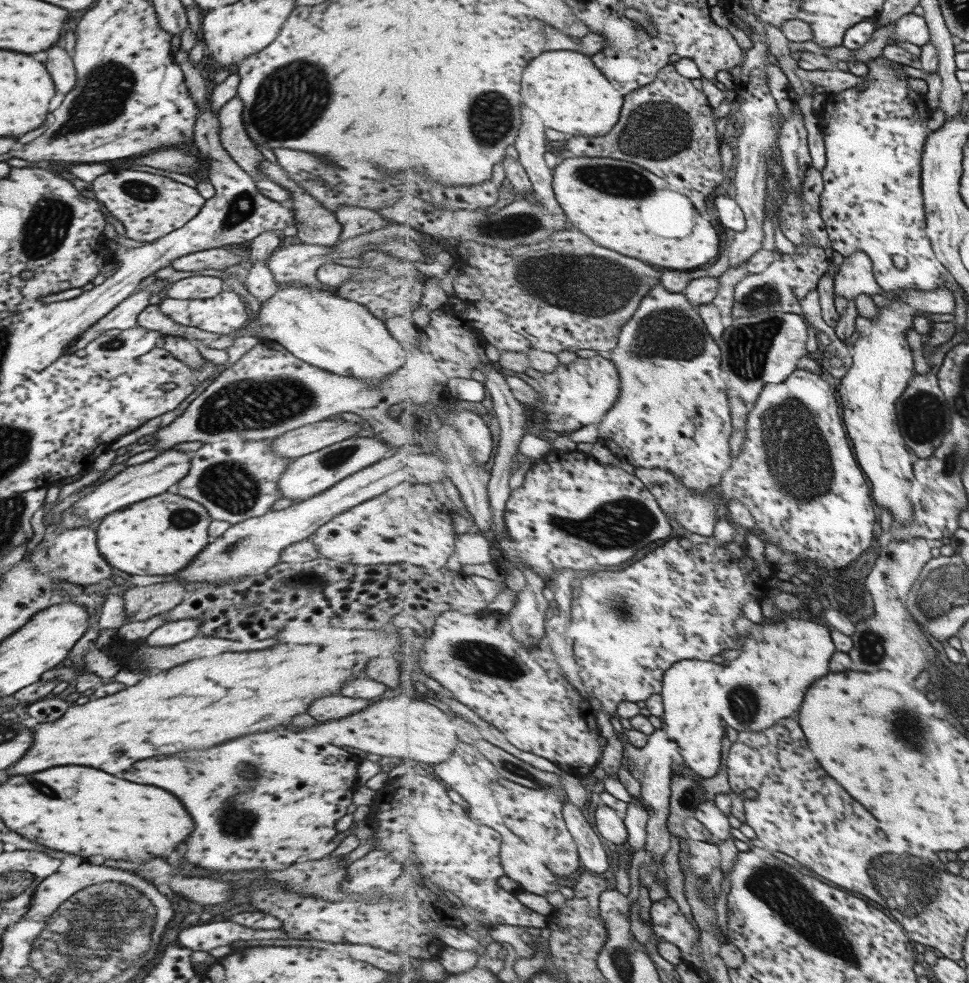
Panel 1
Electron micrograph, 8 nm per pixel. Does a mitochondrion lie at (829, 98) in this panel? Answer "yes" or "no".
no

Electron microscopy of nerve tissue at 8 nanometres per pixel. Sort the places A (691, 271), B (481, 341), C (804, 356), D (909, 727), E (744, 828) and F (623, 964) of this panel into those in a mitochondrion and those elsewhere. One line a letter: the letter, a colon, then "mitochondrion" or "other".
A: other
B: other
C: other
D: mitochondrion
E: other
F: mitochondrion

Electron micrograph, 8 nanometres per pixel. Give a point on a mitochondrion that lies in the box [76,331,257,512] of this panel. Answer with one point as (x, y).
(115, 343)

